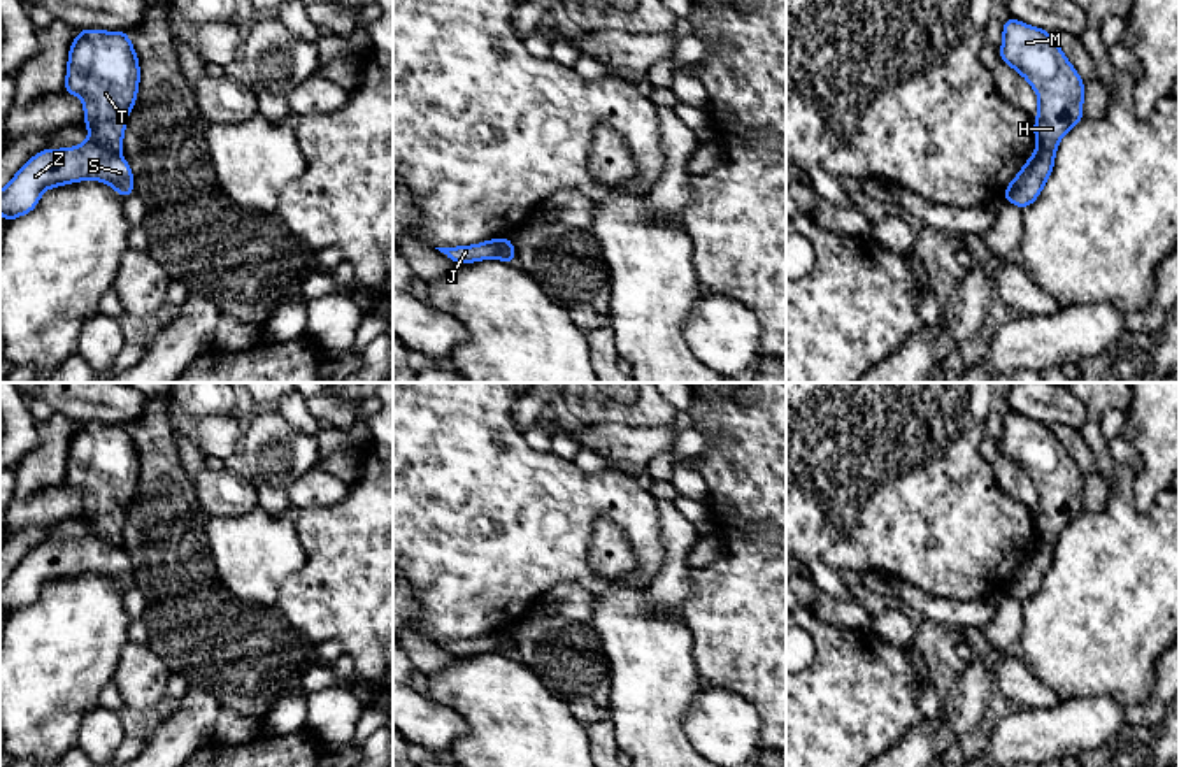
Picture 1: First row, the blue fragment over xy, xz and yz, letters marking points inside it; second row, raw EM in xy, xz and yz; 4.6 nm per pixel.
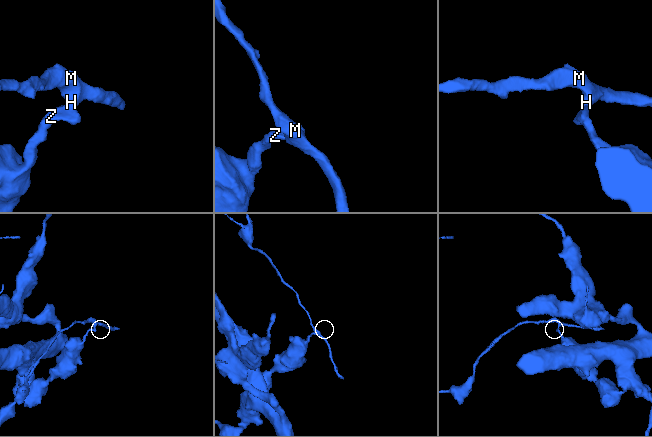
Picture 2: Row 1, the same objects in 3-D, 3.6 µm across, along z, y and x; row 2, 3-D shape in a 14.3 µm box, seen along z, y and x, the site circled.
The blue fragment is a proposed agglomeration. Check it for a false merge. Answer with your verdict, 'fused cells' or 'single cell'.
fused cells

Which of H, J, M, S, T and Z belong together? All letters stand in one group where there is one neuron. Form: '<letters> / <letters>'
H M T / J S Z

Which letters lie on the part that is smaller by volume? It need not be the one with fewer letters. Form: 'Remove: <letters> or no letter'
Remove: H, M, T

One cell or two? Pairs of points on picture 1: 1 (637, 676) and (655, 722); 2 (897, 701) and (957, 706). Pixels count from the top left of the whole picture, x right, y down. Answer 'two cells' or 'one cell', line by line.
1: one cell
2: two cells

